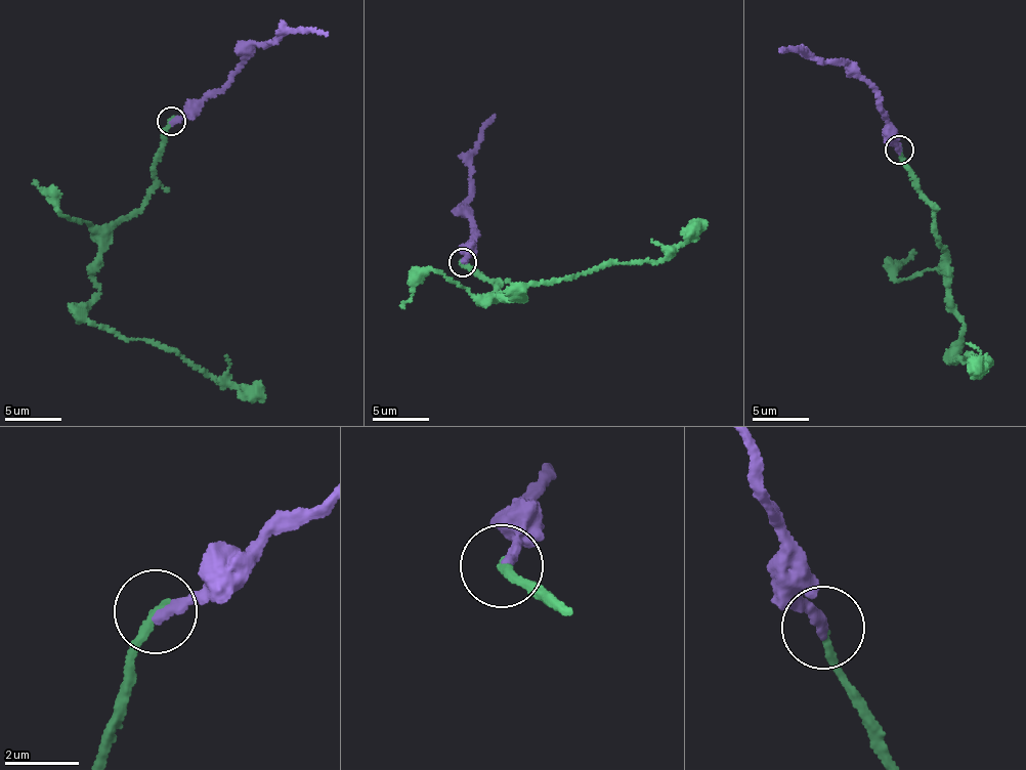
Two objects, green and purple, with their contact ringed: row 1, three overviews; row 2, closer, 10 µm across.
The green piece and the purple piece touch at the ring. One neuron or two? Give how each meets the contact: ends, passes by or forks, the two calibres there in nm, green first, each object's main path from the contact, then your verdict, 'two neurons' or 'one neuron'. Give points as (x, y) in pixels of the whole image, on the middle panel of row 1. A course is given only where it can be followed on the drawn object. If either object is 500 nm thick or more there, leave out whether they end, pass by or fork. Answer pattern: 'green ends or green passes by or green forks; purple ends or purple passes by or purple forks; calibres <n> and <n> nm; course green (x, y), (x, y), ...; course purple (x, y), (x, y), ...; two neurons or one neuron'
green ends; purple ends; calibres 220 and 300 nm; course green (463, 262), (501, 283), (494, 299), (527, 298), (520, 291), (613, 263), (657, 263), (706, 220); course purple (463, 262), (476, 237), (468, 205), (471, 152), (482, 123), (495, 115); one neuron

